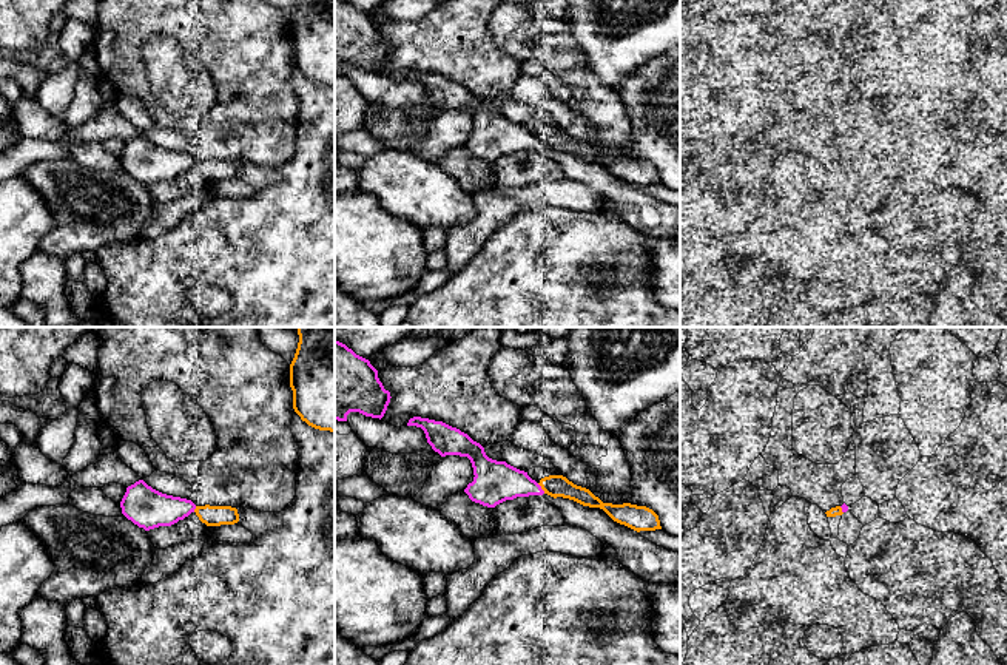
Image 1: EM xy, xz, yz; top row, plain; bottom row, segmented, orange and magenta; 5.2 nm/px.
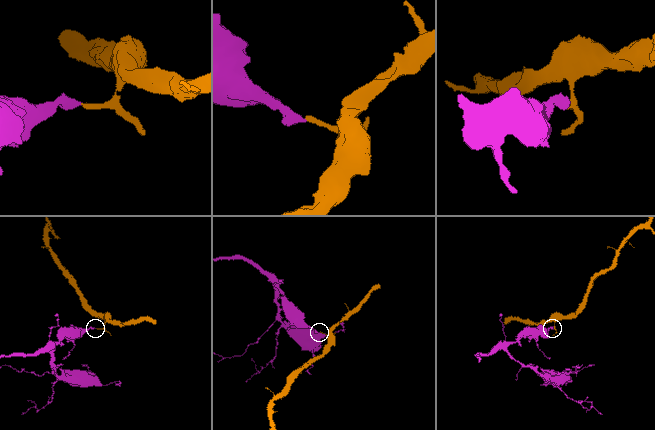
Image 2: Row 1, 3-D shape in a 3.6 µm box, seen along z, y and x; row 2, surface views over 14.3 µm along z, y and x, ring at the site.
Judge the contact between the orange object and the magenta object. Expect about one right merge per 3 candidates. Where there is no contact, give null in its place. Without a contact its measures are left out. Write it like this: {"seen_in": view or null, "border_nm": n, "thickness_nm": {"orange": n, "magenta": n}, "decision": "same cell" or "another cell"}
{"seen_in": "xz", "border_nm": 70, "thickness_nm": {"orange": 110, "magenta": 220}, "decision": "another cell"}

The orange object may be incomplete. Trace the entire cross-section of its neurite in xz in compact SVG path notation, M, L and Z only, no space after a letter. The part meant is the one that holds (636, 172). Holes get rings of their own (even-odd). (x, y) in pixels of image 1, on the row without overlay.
M563 130L544 131L540 134L538 139L544 145L544 148L554 153L563 151L574 154L583 160L600 162L614 176L625 179L637 187L662 184L658 170L652 164L631 157L623 159L603 157L589 143L574 139Z

